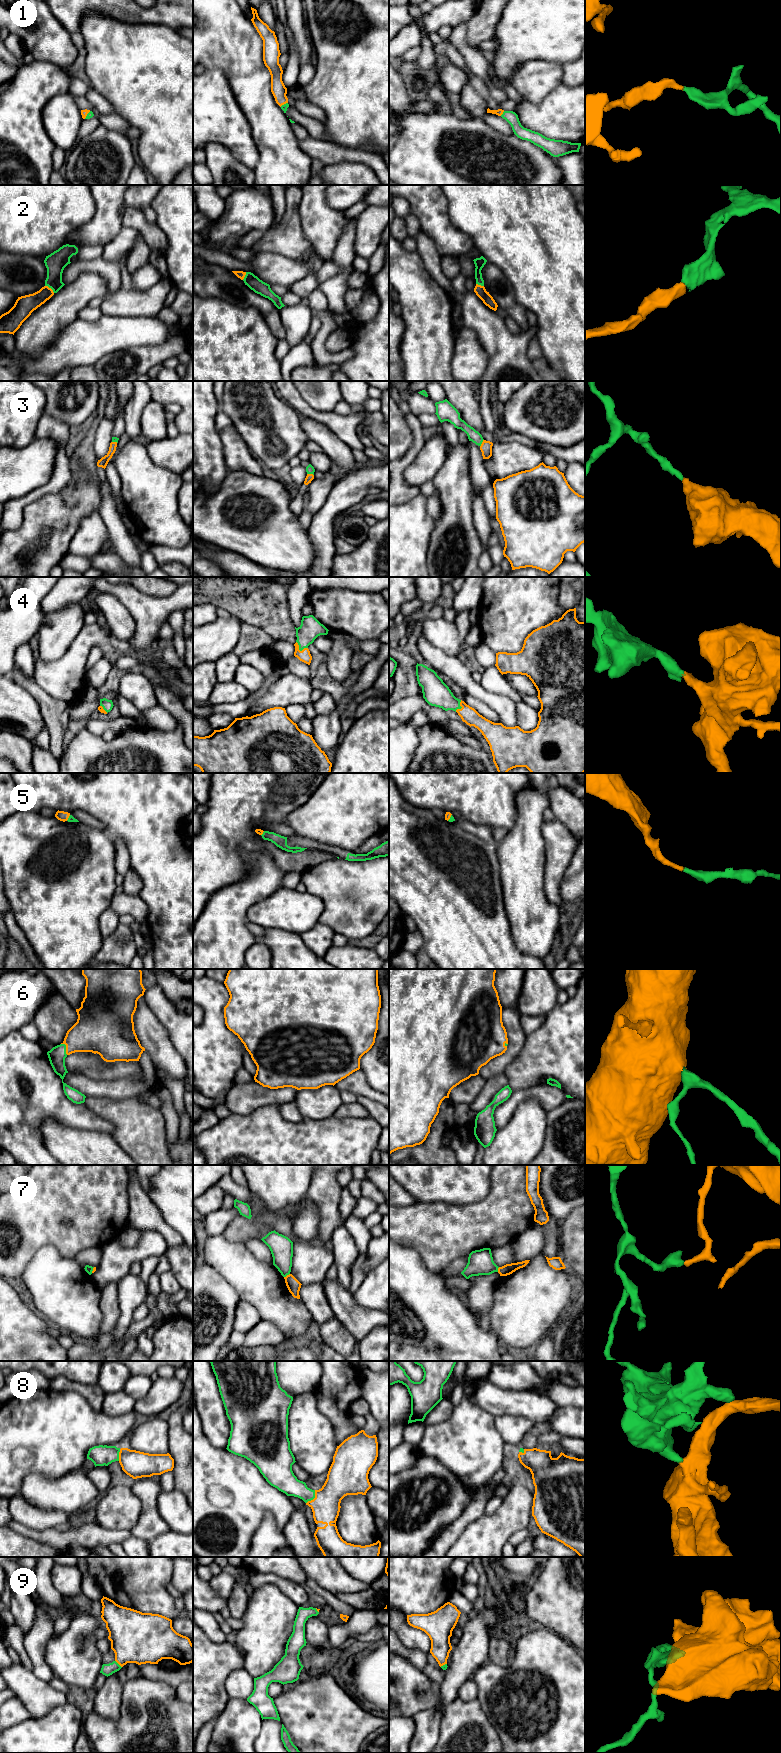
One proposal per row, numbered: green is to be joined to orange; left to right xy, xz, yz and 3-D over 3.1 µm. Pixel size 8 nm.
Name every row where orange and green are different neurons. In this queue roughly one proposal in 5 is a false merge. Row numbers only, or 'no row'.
7

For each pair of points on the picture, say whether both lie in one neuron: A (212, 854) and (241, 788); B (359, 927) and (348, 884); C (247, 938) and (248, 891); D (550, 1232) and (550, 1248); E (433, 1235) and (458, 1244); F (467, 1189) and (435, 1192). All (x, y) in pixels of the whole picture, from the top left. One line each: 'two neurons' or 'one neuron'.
A: one neuron
B: one neuron
C: one neuron
D: one neuron
E: one neuron
F: one neuron

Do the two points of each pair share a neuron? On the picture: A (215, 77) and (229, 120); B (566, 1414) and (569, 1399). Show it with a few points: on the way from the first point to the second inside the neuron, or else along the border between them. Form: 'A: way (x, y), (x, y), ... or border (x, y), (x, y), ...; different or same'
A: way (215, 88), (215, 106), (218, 109); same
B: border (559, 1405), (574, 1407); different

